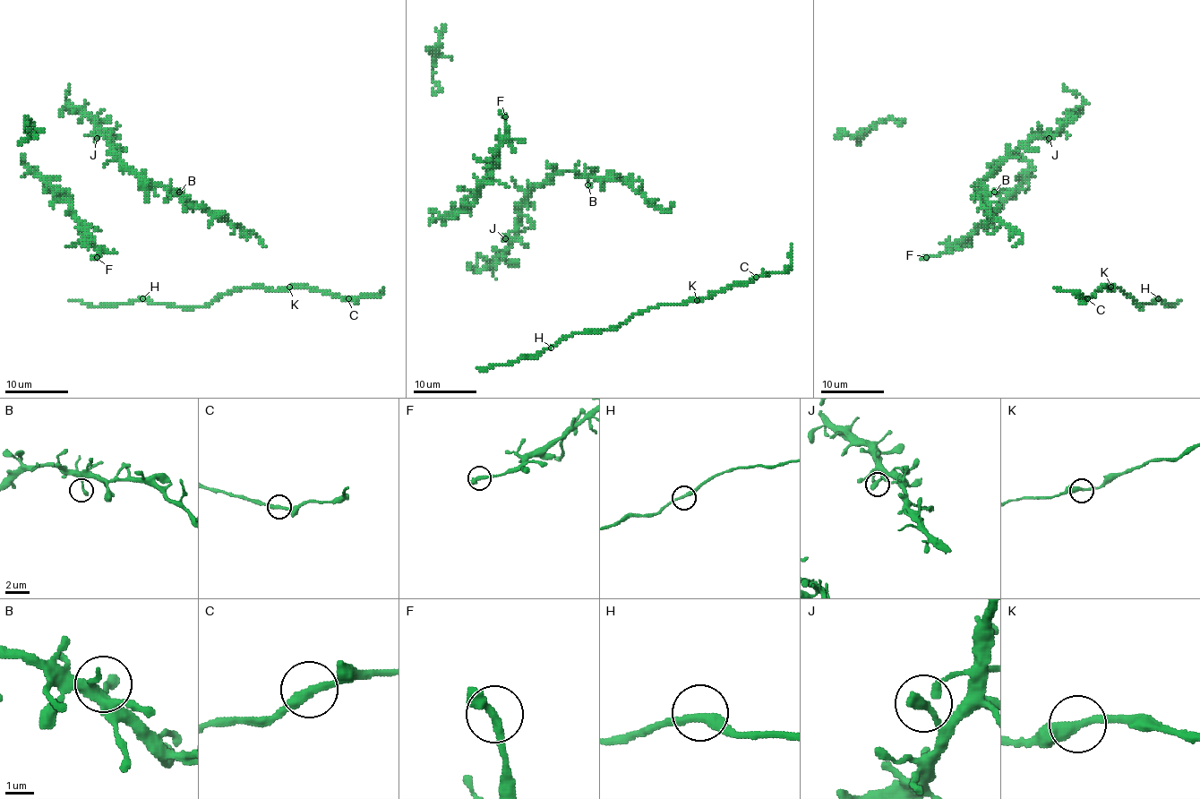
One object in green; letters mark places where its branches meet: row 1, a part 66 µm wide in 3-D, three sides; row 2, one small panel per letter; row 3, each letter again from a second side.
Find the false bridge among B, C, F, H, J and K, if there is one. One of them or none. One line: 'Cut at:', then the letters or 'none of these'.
Cut at: none of these

